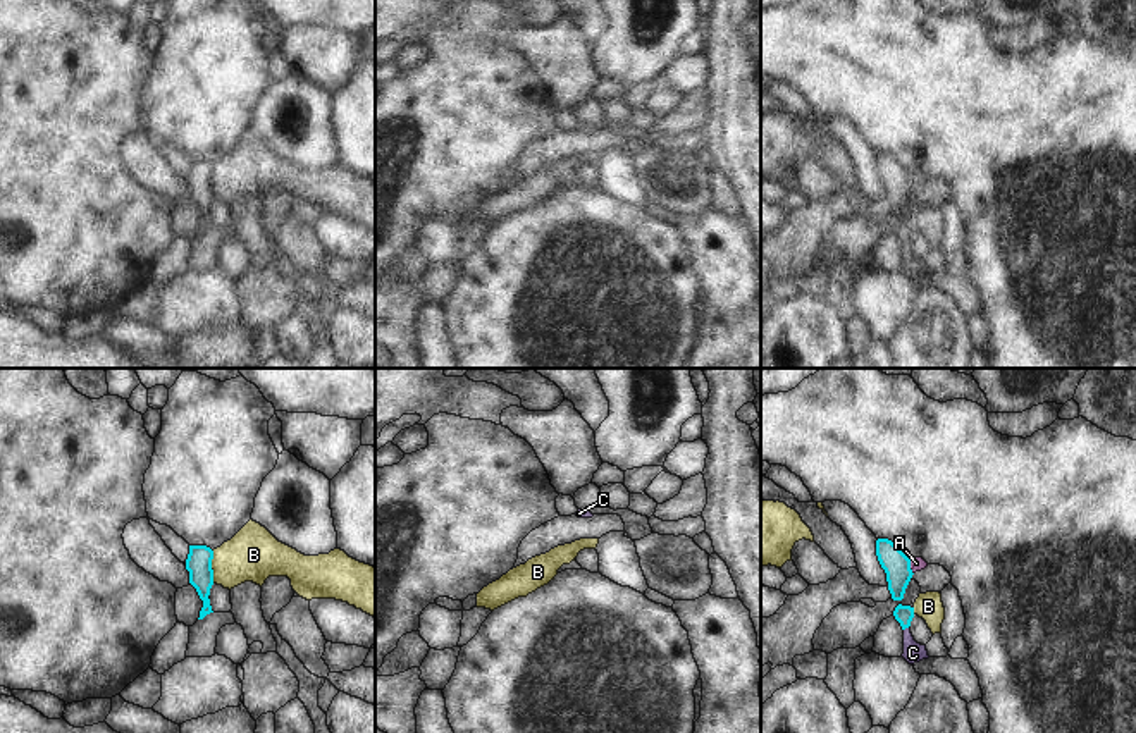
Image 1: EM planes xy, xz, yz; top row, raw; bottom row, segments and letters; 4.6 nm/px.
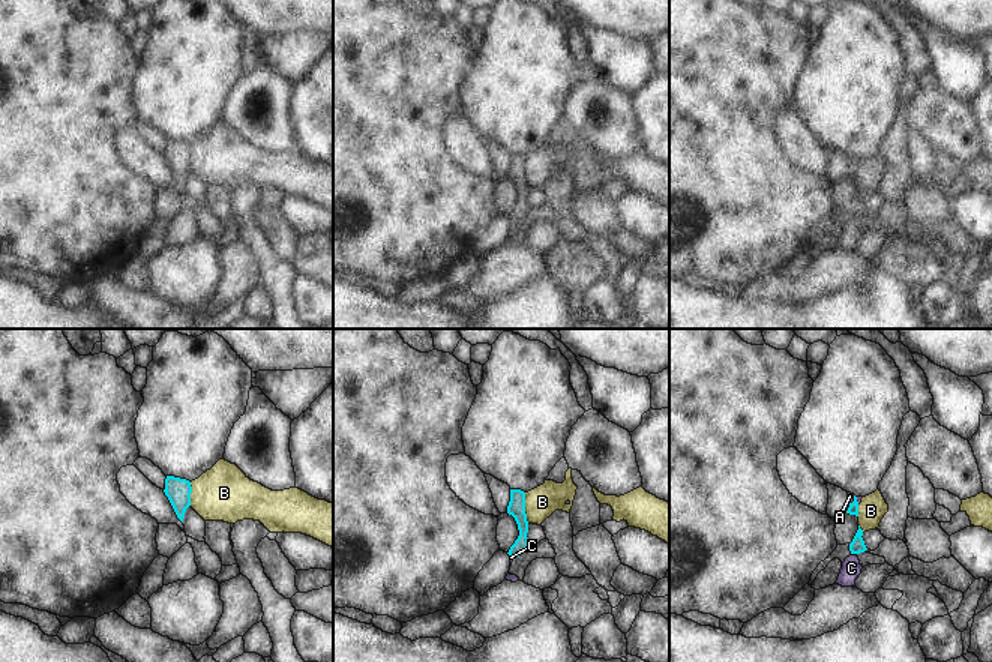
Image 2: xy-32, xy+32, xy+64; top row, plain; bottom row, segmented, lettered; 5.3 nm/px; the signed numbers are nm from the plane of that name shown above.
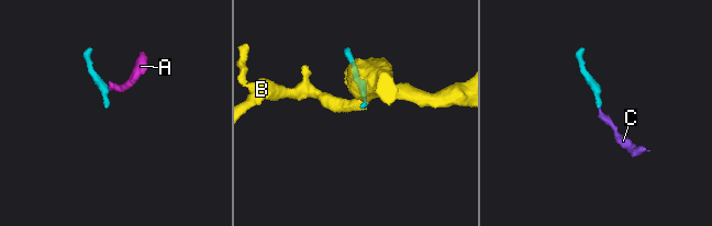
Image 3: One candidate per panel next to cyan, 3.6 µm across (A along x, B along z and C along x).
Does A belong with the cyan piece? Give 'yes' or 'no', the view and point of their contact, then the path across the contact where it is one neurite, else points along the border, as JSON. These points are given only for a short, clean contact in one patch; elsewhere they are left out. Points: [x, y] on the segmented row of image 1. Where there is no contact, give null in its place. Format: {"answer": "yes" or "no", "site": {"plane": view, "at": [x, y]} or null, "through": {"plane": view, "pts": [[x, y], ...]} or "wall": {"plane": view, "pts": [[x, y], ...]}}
{"answer": "no", "site": {"plane": "yz", "at": [909, 566]}, "wall": {"plane": "yz", "pts": [[909, 560], [913, 573]]}}

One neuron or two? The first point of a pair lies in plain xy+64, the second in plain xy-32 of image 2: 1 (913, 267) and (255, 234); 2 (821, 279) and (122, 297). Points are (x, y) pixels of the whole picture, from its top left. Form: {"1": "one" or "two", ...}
{"1": "two", "2": "two"}

